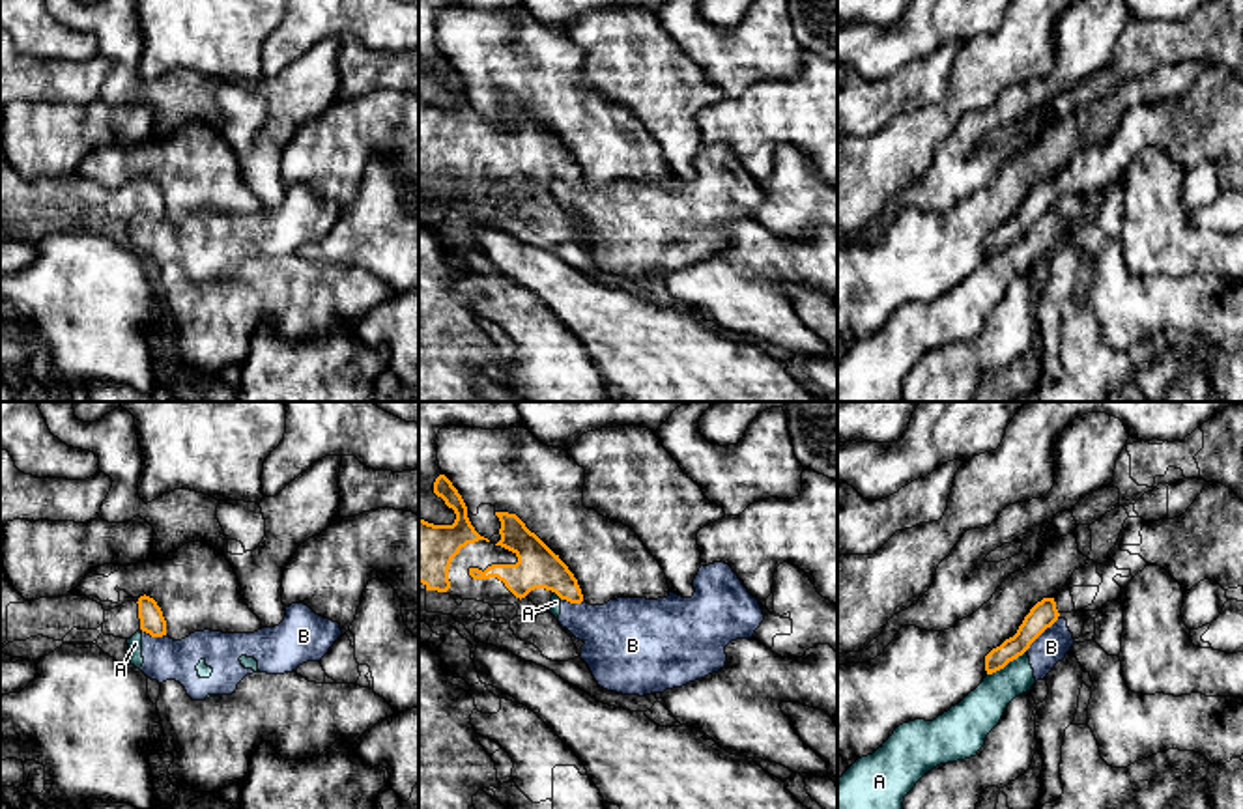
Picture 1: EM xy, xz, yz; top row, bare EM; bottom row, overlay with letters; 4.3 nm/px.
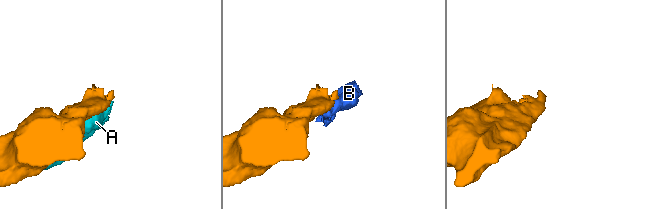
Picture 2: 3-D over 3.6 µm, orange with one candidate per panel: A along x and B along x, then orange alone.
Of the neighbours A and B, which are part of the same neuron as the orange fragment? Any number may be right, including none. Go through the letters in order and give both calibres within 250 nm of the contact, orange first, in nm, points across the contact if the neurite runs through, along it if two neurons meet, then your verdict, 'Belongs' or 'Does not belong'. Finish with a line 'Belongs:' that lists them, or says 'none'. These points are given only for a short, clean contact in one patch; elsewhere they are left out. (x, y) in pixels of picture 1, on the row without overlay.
A: Thickness 110 nm (orange) against 180 nm. Does not belong
B: Thickness 110 nm (orange) against 140 nm. Boundary: yz (1058, 200), (1025, 232). Does not belong
Belongs: none

